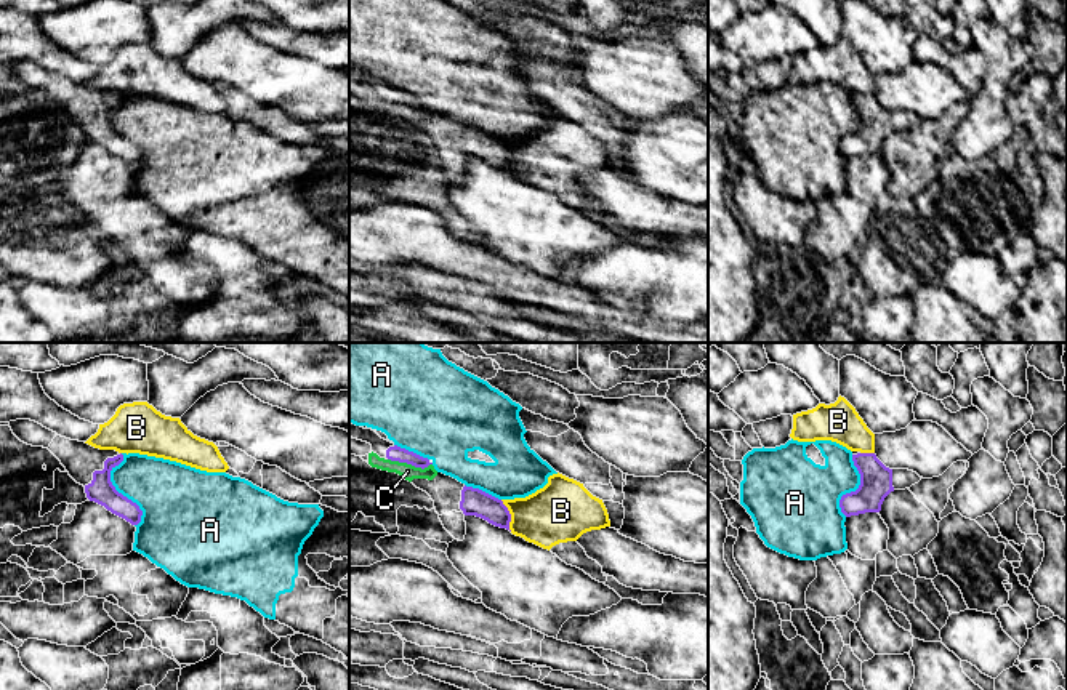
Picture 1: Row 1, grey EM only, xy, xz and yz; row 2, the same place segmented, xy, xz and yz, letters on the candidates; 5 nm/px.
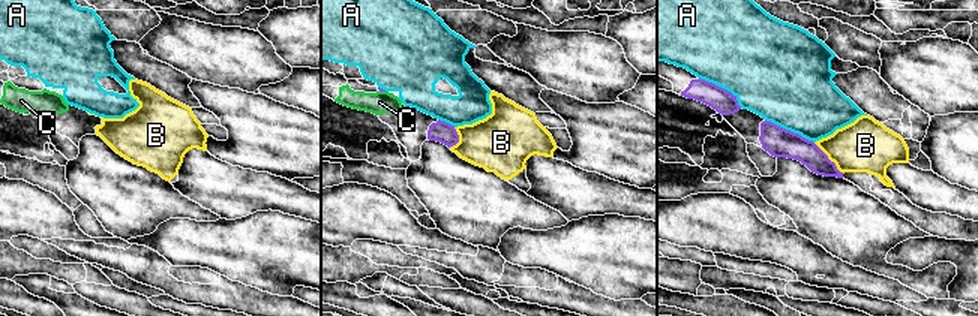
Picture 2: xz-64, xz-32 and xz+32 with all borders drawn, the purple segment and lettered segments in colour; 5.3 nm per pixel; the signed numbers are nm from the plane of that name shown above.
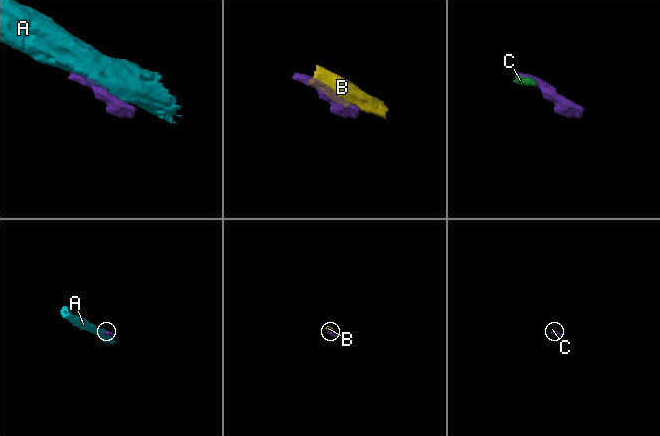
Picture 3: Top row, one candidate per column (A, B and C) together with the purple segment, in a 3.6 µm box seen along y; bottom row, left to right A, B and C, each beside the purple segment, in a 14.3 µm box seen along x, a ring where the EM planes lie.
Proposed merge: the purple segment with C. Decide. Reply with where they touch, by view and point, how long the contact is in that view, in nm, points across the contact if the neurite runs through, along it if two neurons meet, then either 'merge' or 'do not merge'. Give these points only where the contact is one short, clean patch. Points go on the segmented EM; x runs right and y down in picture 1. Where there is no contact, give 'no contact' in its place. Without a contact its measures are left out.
meets purple in xz at (410, 463); contact 220 nm long; runs through xz (394, 453), (410, 463), (407, 471); merge

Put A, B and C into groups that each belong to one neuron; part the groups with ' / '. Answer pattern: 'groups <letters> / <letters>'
groups A / B / C

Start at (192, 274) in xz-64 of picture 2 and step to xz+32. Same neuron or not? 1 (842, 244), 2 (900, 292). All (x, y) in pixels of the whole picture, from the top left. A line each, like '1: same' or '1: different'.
1: different
2: same

